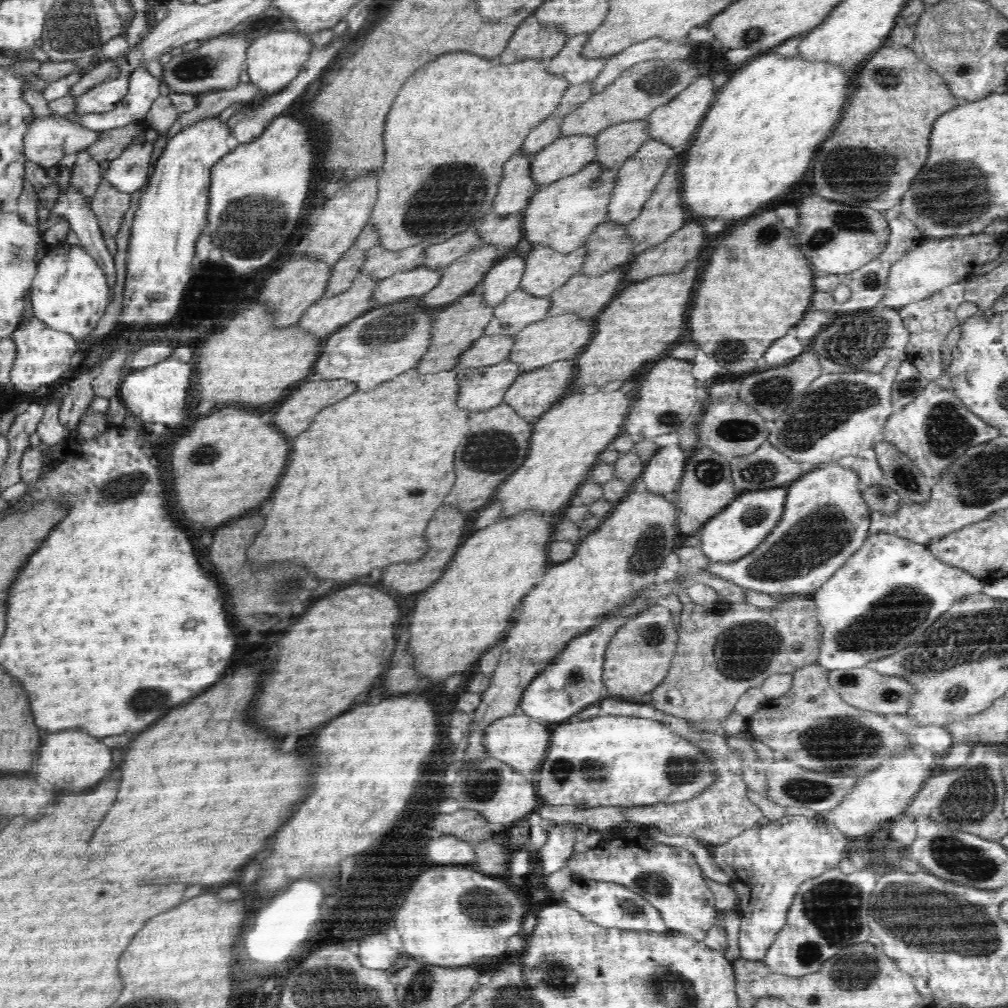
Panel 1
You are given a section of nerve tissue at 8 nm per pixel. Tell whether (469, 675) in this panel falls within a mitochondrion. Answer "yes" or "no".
no

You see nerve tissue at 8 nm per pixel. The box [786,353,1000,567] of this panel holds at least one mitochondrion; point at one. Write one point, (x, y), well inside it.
(947, 431)

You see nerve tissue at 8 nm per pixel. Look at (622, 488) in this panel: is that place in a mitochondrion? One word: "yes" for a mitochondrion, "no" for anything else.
no

